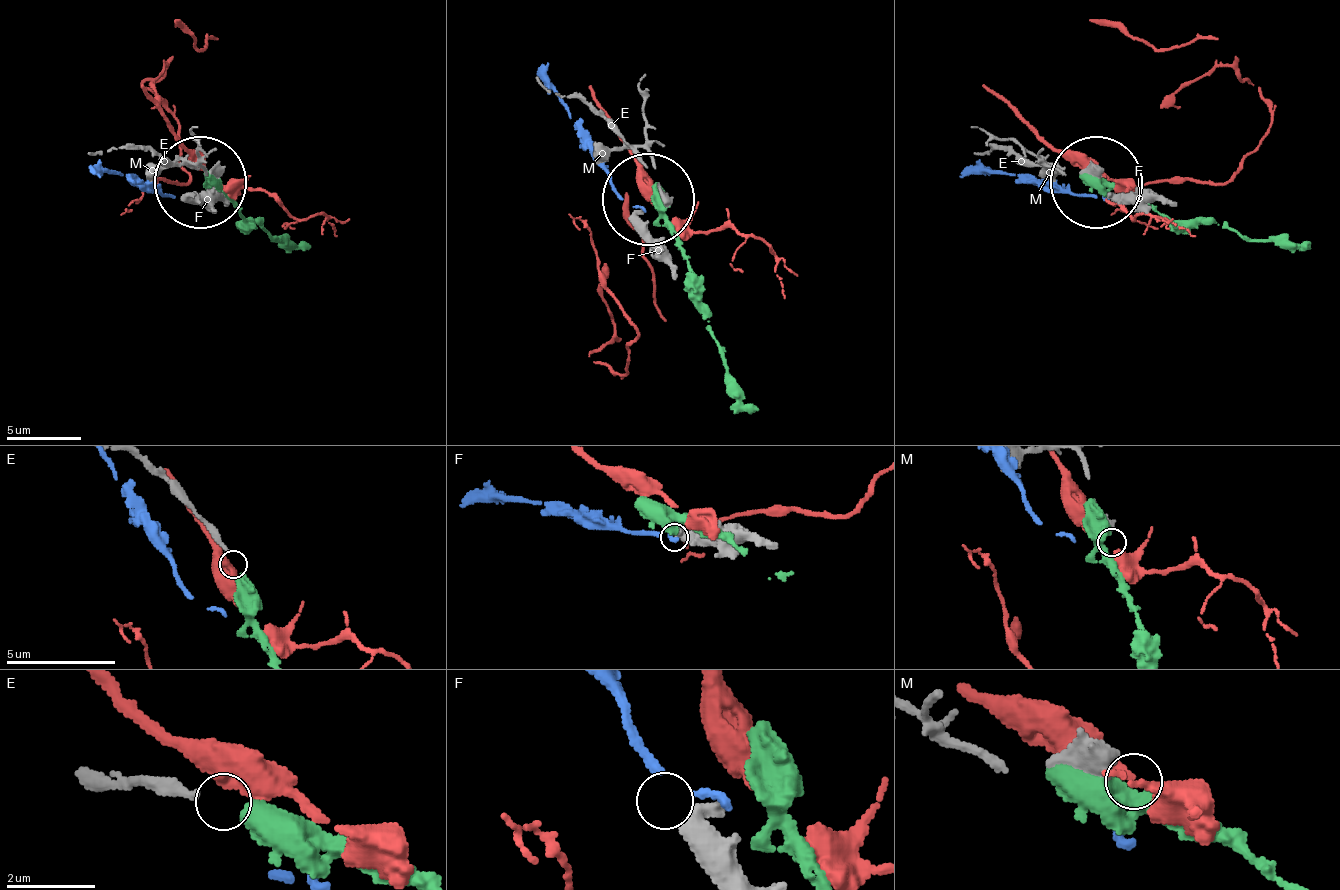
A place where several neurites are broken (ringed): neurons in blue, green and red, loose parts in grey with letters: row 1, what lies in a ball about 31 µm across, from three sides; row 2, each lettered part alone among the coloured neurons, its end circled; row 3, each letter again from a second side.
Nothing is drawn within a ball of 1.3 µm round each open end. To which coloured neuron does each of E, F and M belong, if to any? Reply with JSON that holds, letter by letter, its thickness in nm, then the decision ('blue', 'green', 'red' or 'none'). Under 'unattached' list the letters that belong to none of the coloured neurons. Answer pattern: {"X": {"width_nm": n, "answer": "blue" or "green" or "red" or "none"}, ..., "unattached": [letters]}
{"E": {"width_nm": 240, "answer": "green"}, "F": {"width_nm": 550, "answer": "blue"}, "M": {"width_nm": 550, "answer": "none"}, "unattached": ["M"]}

